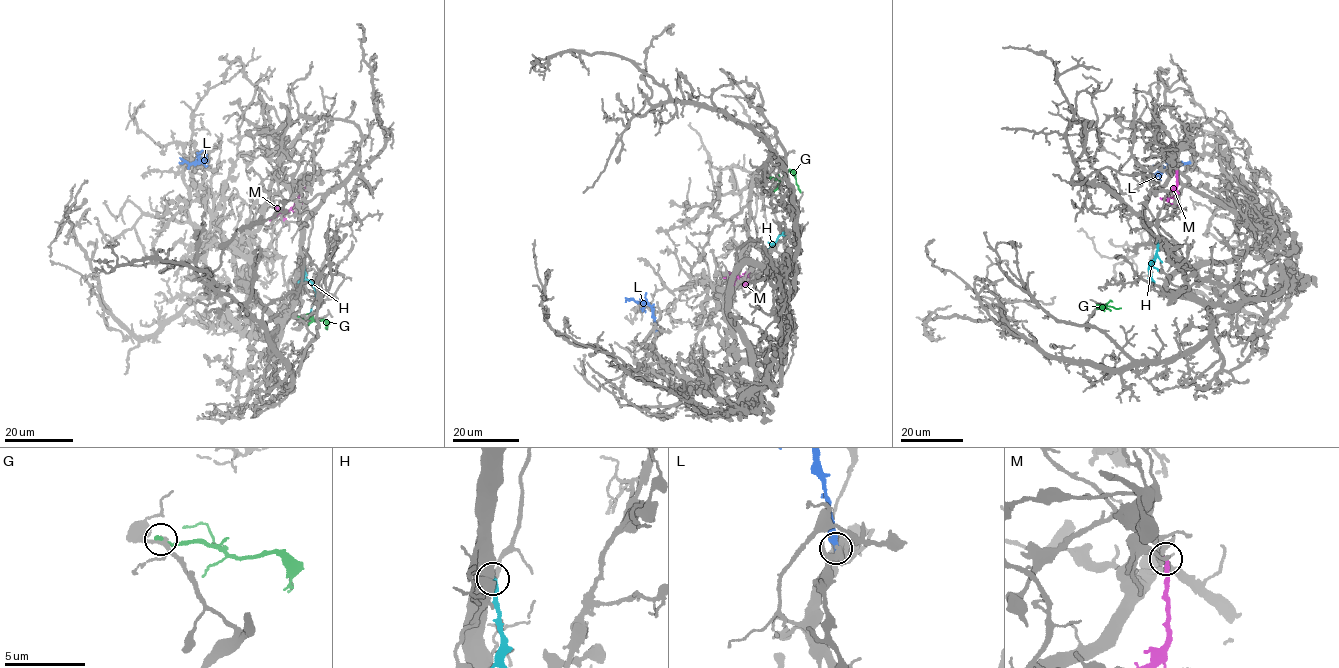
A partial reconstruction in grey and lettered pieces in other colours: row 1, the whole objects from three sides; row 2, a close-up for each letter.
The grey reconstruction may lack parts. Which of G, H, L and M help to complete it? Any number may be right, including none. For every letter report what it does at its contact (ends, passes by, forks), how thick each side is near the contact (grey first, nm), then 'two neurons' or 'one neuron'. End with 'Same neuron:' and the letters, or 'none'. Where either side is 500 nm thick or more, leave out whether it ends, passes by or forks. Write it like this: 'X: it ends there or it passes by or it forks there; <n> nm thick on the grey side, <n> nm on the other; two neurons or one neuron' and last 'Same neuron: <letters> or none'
G: it ends there; 240 nm thick on the grey side, 260 nm on the other; two neurons
H: 550 nm thick on the grey side, 260 nm on the other; two neurons
L: it ends there; 400 nm thick on the grey side, 380 nm on the other; two neurons
M: it ends there; 190 nm thick on the grey side, 240 nm on the other; two neurons
Same neuron: none

